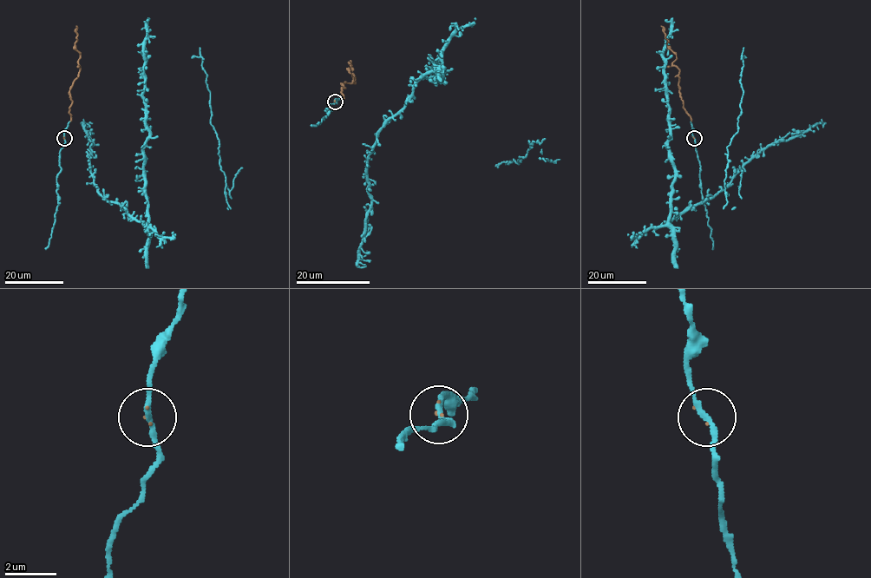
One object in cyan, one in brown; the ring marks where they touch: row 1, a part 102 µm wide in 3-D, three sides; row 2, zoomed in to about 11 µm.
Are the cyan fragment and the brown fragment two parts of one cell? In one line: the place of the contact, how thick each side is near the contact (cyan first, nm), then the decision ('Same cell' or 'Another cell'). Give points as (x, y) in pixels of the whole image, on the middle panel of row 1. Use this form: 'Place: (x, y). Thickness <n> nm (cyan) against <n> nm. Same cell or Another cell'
Place: (335, 101). Thickness 200 nm (cyan) against 40 nm. Same cell

